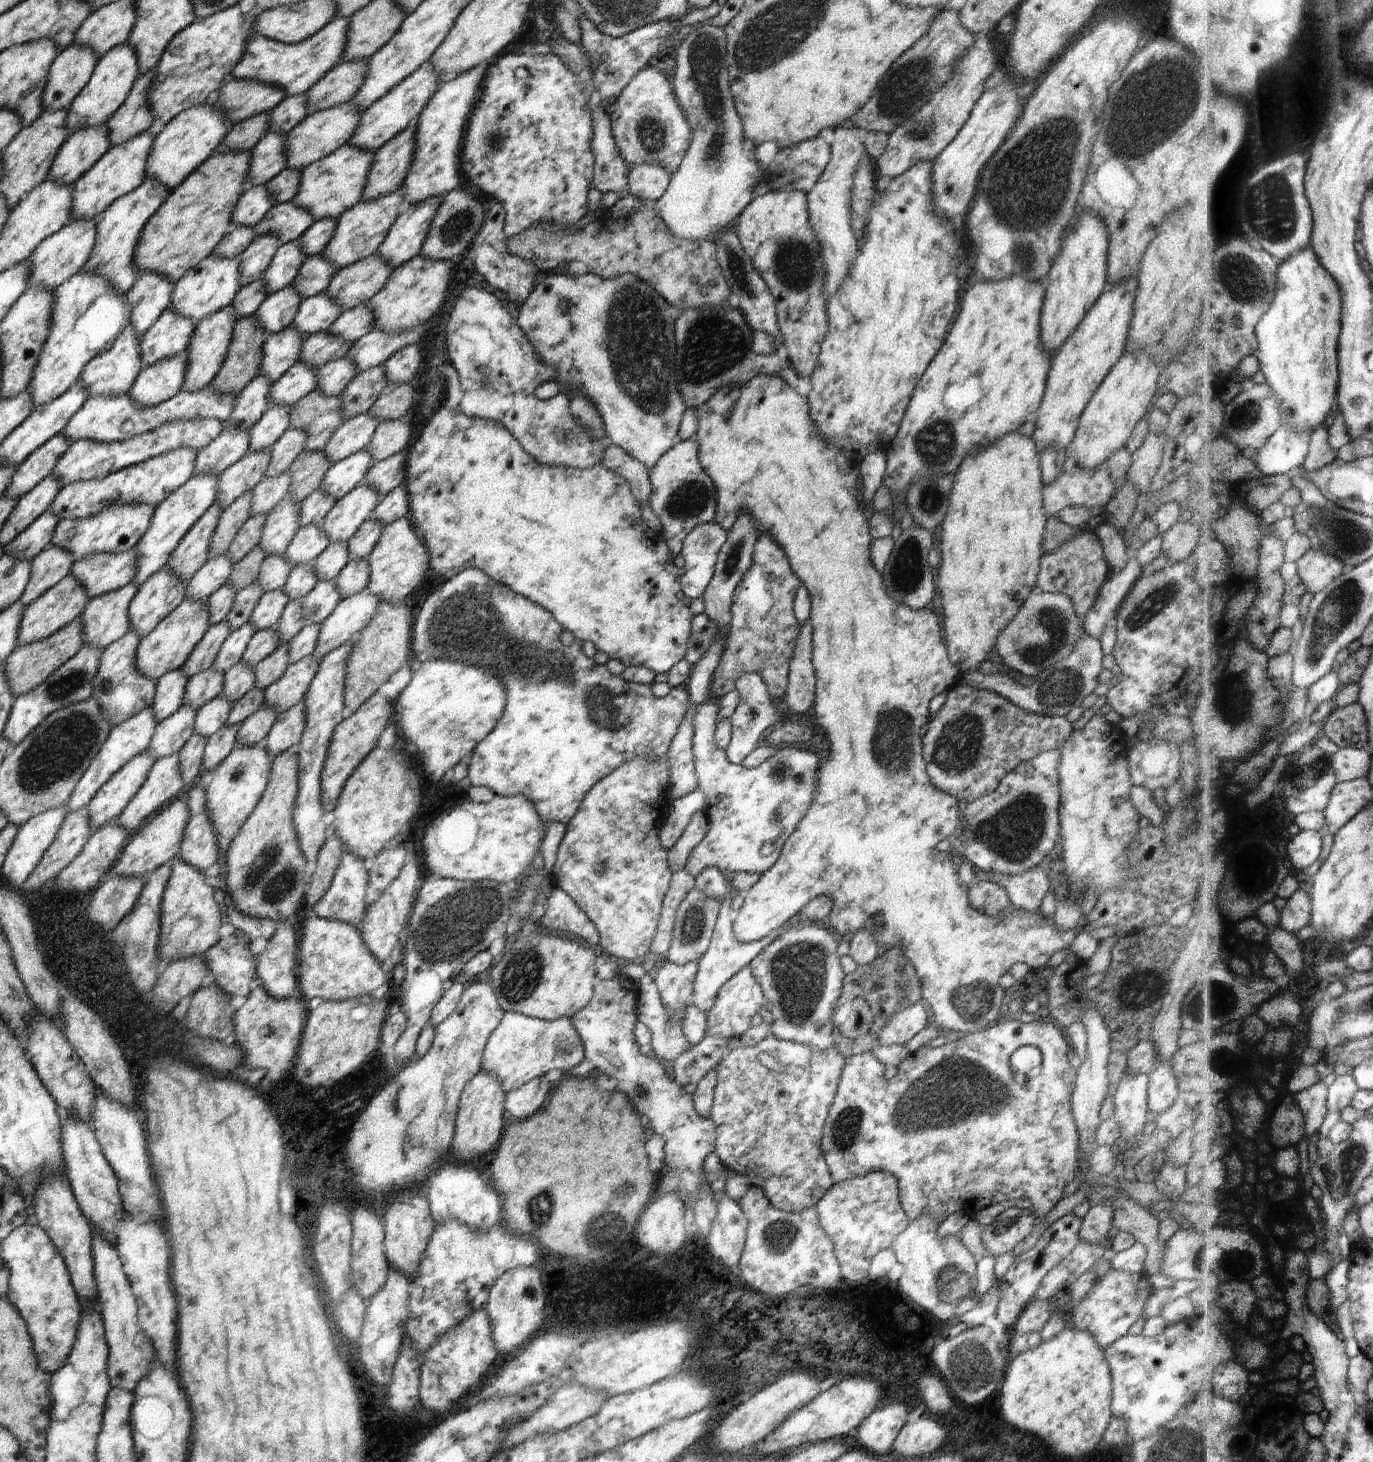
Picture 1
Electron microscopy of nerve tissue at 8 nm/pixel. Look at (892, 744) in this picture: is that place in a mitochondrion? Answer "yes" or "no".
yes

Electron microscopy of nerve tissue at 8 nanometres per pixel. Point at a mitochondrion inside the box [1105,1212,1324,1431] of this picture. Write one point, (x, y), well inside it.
(1231, 1264)

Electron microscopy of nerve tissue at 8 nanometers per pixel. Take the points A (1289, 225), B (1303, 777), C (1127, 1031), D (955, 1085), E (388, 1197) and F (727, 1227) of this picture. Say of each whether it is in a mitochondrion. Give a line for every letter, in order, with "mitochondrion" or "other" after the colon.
A: mitochondrion
B: mitochondrion
C: other
D: mitochondrion
E: other
F: other

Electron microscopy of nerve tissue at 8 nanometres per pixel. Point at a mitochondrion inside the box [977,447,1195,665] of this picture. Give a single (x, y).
(1158, 598)

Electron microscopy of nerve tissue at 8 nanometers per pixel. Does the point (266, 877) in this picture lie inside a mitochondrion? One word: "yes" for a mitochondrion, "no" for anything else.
yes

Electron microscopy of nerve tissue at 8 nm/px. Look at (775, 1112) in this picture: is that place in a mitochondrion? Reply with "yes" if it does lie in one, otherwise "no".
no

